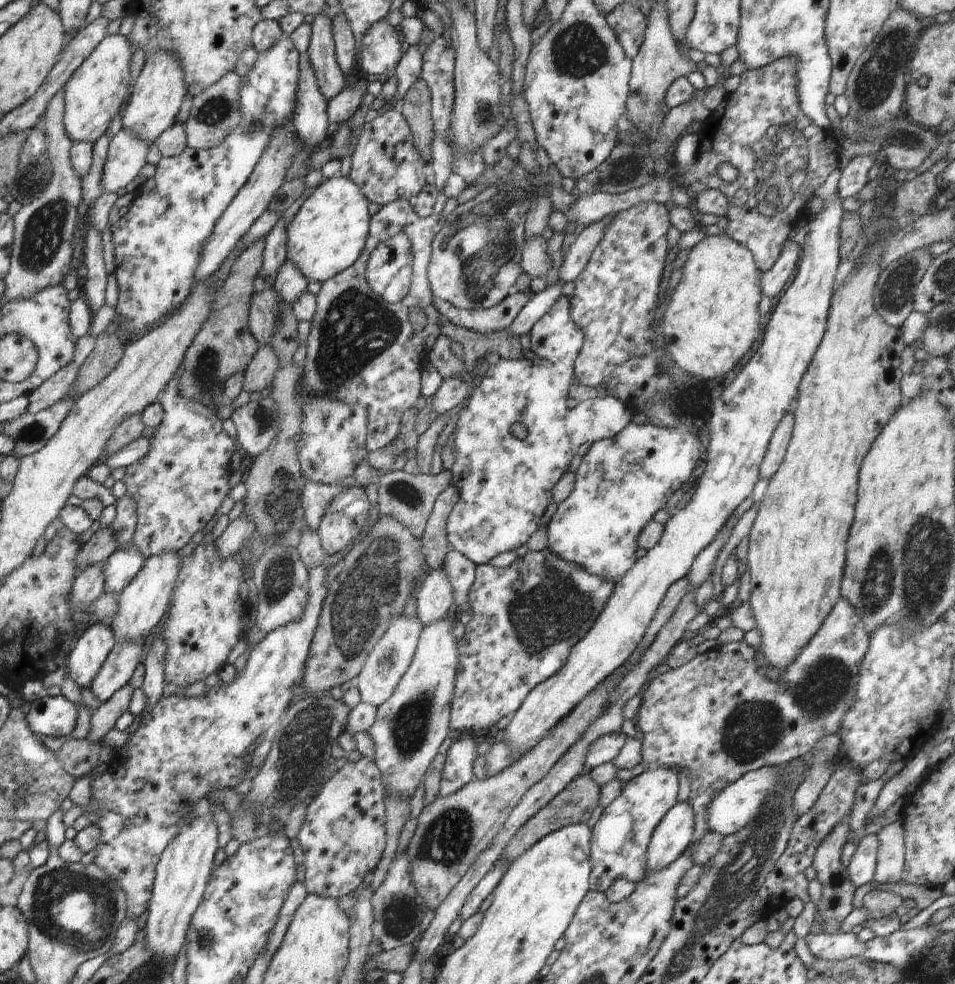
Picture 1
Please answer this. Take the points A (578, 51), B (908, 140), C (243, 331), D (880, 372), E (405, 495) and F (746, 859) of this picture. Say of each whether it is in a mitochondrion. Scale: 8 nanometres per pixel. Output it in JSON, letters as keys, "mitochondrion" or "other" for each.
{"A":"mitochondrion","B":"mitochondrion","C":"other","D":"other","E":"mitochondrion","F":"mitochondrion"}

